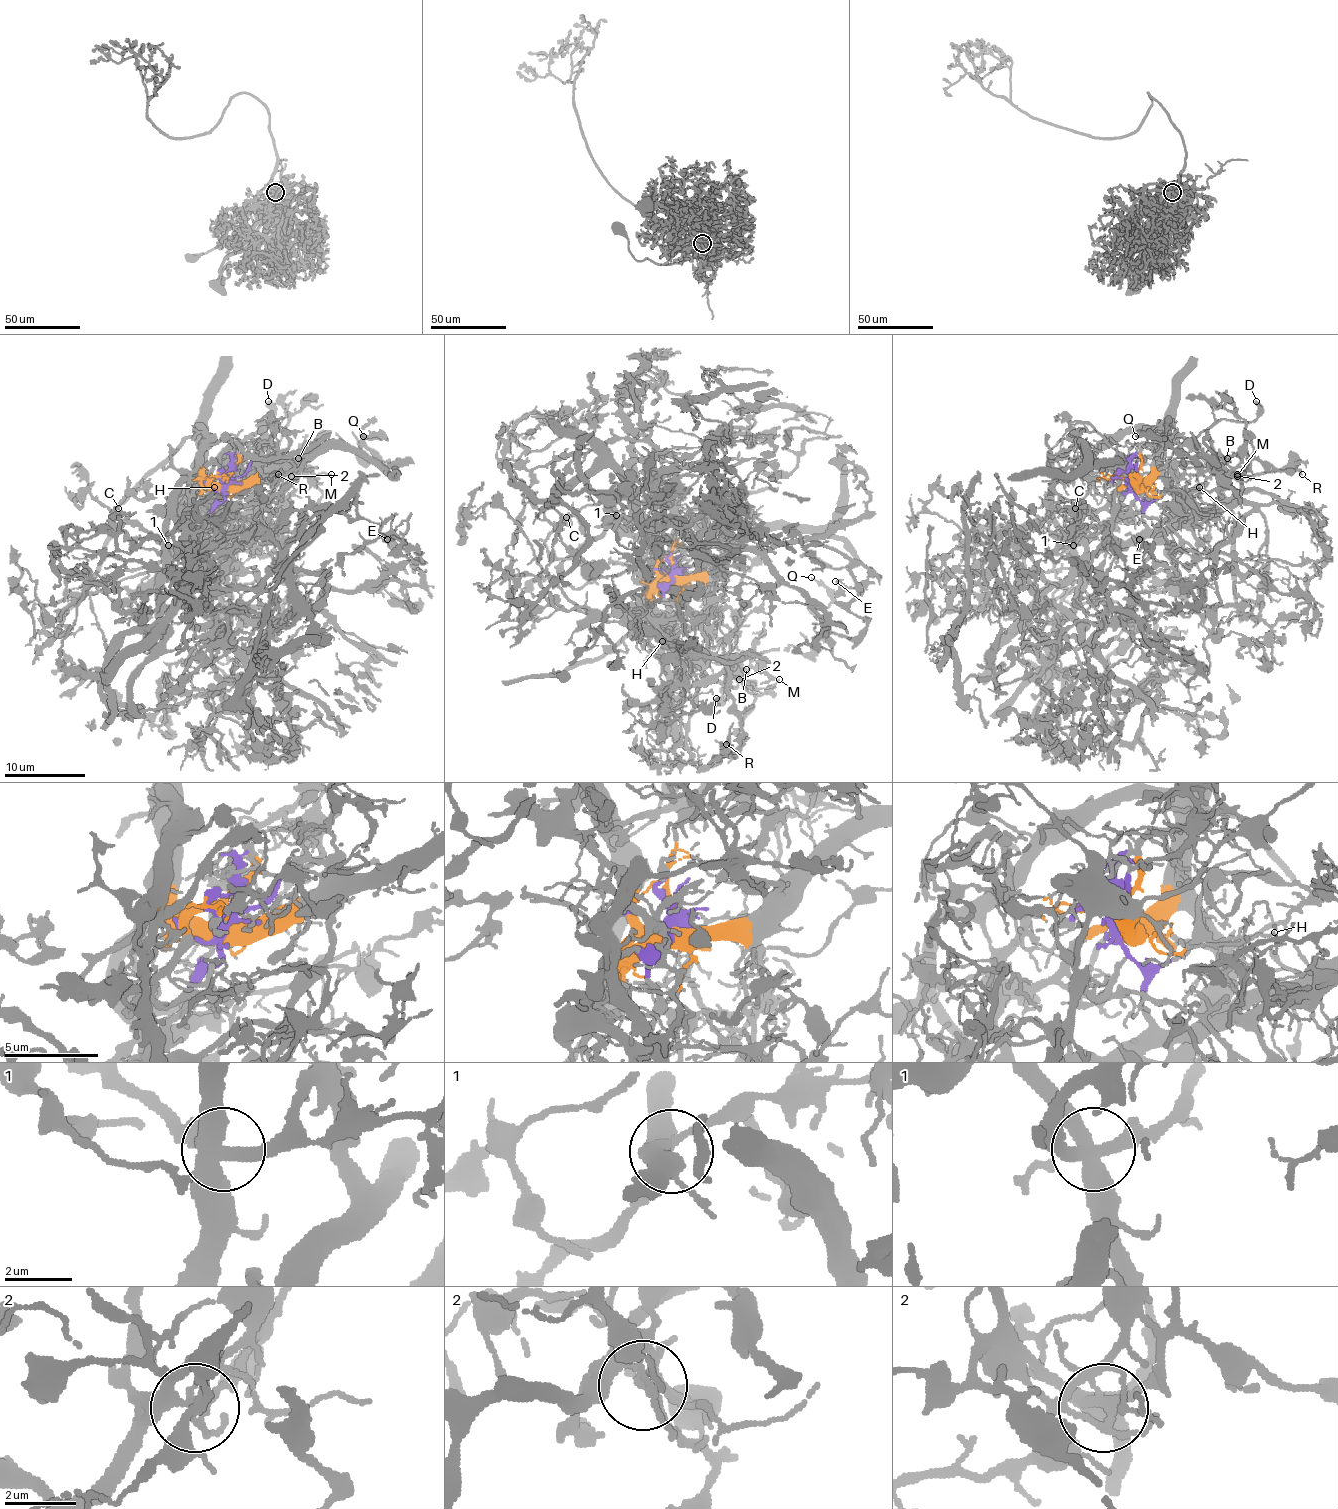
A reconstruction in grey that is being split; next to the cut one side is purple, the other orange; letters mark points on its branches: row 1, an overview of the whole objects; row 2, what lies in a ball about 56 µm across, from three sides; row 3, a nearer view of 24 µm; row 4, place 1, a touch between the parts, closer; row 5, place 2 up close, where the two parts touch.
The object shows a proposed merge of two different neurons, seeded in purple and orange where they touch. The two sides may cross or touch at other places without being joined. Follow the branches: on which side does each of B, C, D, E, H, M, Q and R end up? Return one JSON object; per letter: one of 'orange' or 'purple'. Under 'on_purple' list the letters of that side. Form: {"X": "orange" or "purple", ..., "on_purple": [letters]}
{"B": "orange", "C": "purple", "D": "orange", "E": "purple", "H": "orange", "M": "orange", "Q": "purple", "R": "purple", "on_purple": ["C", "E", "Q", "R"]}

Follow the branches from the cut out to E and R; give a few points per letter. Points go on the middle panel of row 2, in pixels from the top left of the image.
E: (673, 574), (650, 586), (656, 531), (632, 488), (646, 523), (723, 547), (821, 541), (869, 576), (835, 582)
R: (673, 574), (668, 584), (654, 584), (648, 606), (713, 679), (735, 675), (754, 695), (725, 744)

